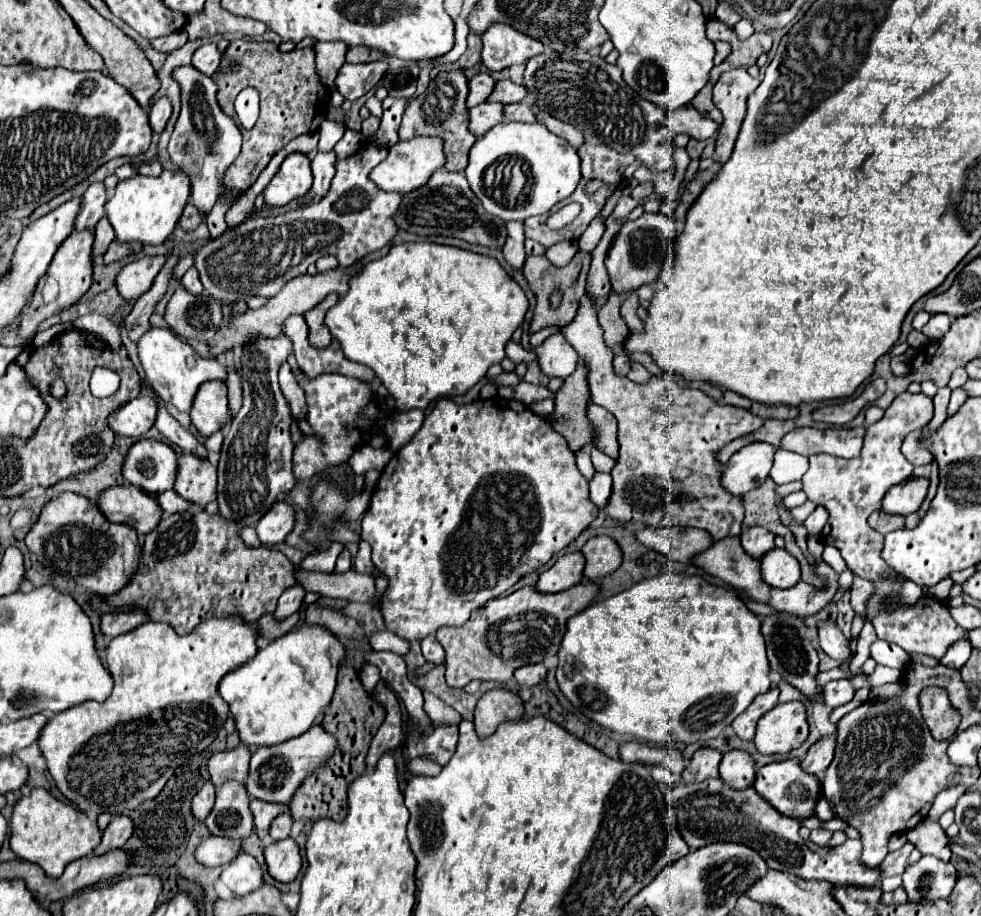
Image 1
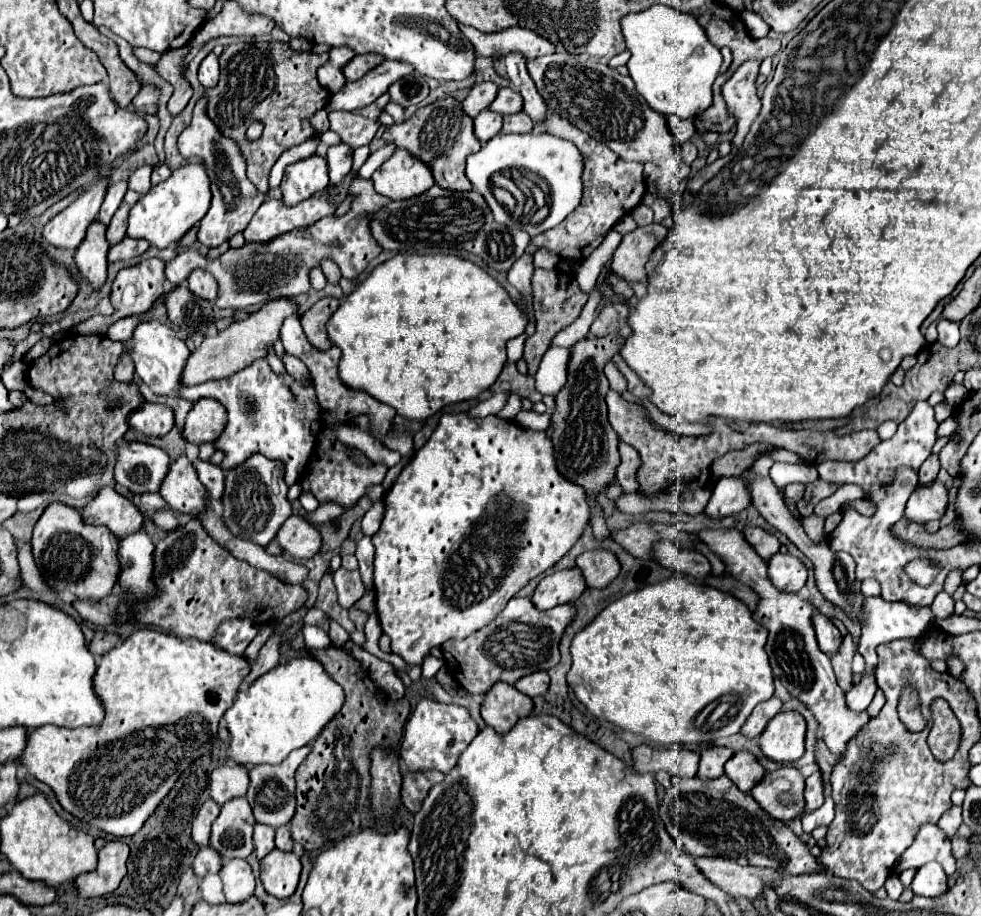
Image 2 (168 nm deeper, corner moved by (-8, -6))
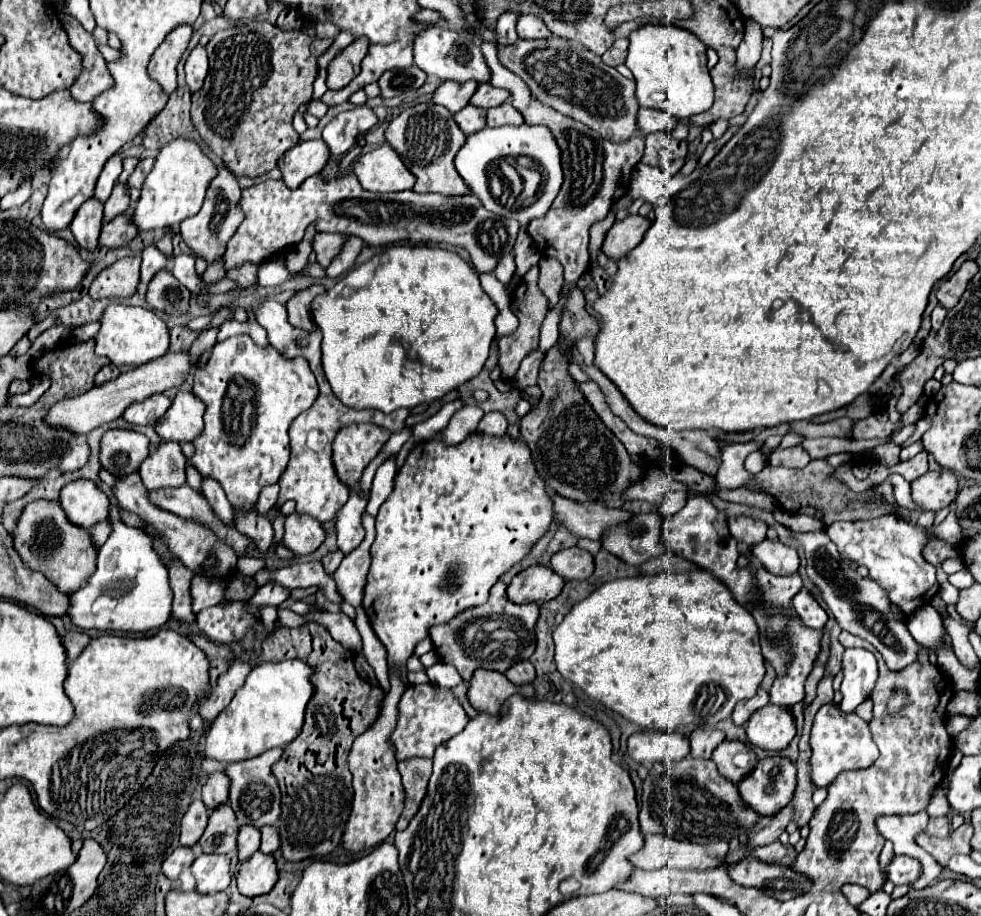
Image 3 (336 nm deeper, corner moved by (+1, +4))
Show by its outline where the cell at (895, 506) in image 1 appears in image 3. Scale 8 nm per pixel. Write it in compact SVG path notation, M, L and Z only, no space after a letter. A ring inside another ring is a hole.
M928 472L912 484L912 498L922 510L938 512L956 500L958 490L954 472Z

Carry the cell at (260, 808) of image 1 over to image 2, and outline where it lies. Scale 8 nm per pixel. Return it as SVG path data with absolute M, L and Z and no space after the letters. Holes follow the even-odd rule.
M255 824L255 836L253 836L253 844L255 844L255 854L257 858L265 858L275 846L273 846L273 838L275 838L275 828L267 826L267 824Z

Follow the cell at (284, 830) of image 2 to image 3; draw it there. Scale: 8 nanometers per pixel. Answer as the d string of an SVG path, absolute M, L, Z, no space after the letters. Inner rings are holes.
M262 826L262 844L260 844L260 852L262 854L274 854L280 846L280 838L278 838L278 830L274 826Z

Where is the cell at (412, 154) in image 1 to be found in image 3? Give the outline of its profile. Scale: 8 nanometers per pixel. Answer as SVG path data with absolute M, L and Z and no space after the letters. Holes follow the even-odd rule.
M390 144L362 154L352 164L352 172L368 192L402 192L414 186L414 176L406 170Z

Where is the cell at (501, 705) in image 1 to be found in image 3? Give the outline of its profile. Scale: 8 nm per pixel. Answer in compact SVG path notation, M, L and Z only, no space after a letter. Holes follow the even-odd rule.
M476 670L472 680L470 680L470 688L468 688L468 700L470 704L478 710L478 712L488 712L488 714L498 714L502 702L510 696L510 694L518 694L524 692L526 696L532 698L534 696L534 688L532 684L524 686L516 686L512 684L504 674L500 672L490 672L490 670Z

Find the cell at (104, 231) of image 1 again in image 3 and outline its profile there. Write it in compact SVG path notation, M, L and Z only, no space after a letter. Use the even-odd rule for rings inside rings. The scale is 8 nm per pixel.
M118 182L110 194L110 198L104 202L104 220L110 220L122 212L126 212L130 206L130 192L126 184Z

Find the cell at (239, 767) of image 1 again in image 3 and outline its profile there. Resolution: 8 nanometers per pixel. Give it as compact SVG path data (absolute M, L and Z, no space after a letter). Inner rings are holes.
M216 772L206 780L206 786L202 786L202 802L208 808L208 812L216 810L218 806L226 804L228 794L228 778L224 772Z

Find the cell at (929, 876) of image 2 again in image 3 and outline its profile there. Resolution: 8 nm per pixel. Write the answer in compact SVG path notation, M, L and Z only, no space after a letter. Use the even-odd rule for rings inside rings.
M894 856L890 864L886 866L886 878L892 884L914 884L914 878L918 878L918 862L910 856Z

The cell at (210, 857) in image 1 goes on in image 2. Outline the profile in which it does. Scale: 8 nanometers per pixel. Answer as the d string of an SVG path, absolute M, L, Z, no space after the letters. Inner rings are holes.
M203 846L193 860L193 872L199 878L203 878L209 872L219 872L221 868L223 868L223 858L211 846Z

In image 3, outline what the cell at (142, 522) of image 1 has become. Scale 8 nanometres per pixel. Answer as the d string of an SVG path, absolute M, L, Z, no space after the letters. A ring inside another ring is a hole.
M76 480L60 490L60 508L74 526L90 528L108 516L108 498L90 480Z

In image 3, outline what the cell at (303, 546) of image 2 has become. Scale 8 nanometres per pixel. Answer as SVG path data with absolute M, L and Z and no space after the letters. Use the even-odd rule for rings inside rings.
M298 512L286 518L286 534L282 538L282 544L294 554L298 556L312 554L324 540L326 532L316 518L302 516Z

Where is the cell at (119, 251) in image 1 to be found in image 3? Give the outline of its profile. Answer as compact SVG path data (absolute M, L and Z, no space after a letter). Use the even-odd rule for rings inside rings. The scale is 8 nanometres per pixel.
M124 212L124 214L114 216L110 222L106 222L102 226L100 244L106 246L106 248L126 246L136 234L138 234L138 228L134 226L134 222L130 218L130 212Z

